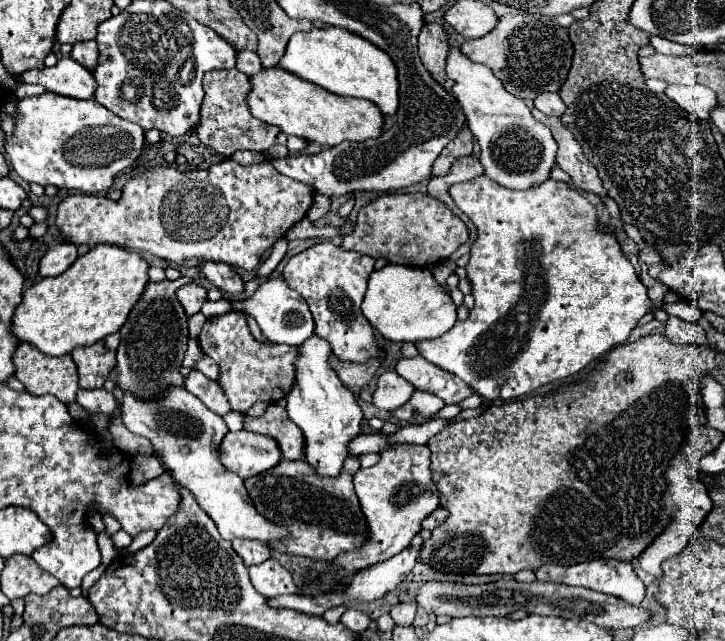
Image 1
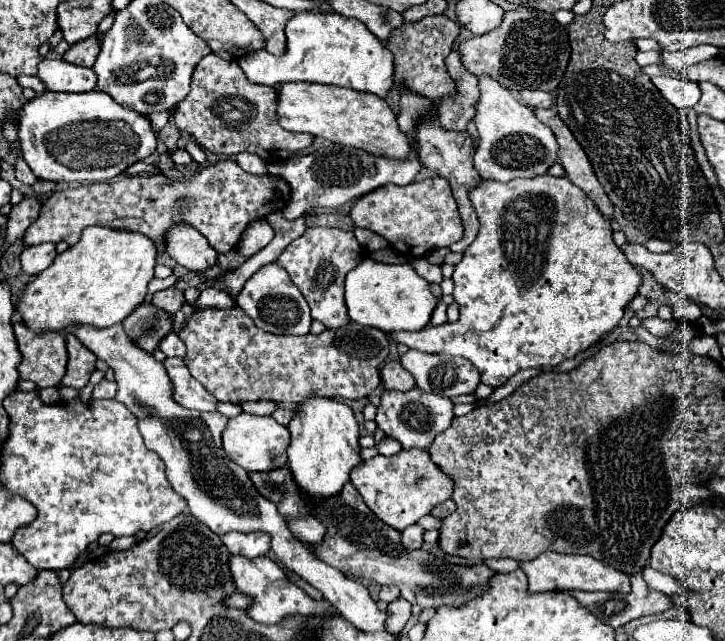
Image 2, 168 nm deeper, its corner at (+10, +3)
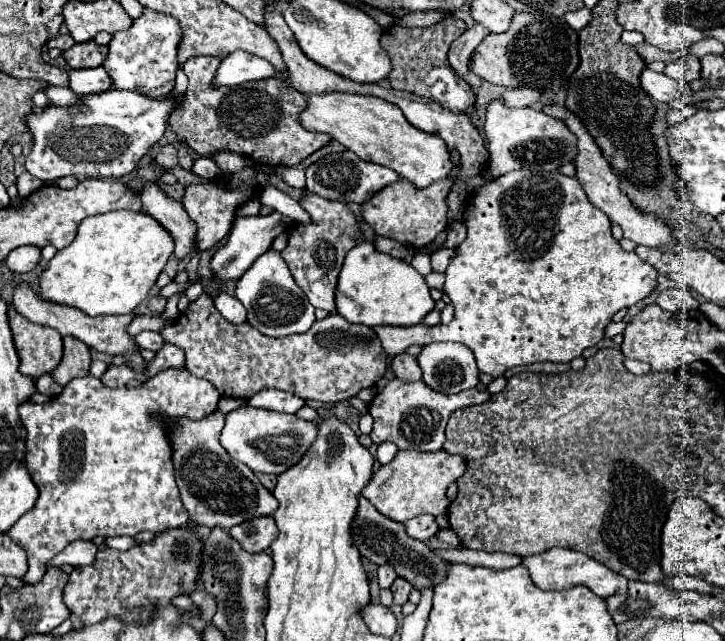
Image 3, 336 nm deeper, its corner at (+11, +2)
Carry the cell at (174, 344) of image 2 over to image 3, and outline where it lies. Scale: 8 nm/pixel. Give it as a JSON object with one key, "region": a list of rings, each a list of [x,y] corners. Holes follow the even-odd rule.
{"region":[[[142,331],[140,335],[136,335],[136,341],[138,341],[138,345],[142,349],[152,349],[152,351],[164,347],[164,343],[166,343],[164,337],[160,333],[156,333],[156,331]]]}

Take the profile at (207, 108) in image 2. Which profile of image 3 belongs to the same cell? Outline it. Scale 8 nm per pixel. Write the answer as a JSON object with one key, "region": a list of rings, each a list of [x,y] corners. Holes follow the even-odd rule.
{"region":[[[192,57],[182,69],[188,75],[188,91],[180,107],[172,111],[168,123],[176,135],[202,157],[220,151],[240,153],[254,163],[270,167],[294,167],[310,153],[324,147],[330,137],[310,133],[298,123],[298,115],[306,105],[306,97],[290,89],[282,77],[244,83],[238,87],[216,87],[212,79],[220,67],[218,57]]]}

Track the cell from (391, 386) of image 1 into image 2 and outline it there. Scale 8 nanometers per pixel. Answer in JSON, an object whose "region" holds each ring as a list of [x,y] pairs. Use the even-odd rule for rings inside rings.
{"region":[[[393,360],[393,362],[387,362],[385,368],[381,370],[381,380],[383,380],[383,386],[387,390],[411,390],[415,388],[415,380],[413,376],[401,366],[399,360]]]}

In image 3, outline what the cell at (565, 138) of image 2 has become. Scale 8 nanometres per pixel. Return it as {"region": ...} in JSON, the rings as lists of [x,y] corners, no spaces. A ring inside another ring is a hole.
{"region":[[[546,105],[544,113],[562,121],[568,129],[572,129],[572,133],[576,133],[578,139],[578,155],[574,157],[574,167],[576,167],[576,179],[580,181],[582,189],[586,191],[588,199],[592,205],[596,205],[598,209],[602,209],[612,223],[620,225],[624,231],[626,239],[632,239],[636,245],[646,245],[646,247],[662,247],[662,245],[670,245],[672,243],[672,229],[668,229],[660,219],[642,213],[640,209],[636,209],[628,197],[624,197],[624,193],[620,193],[618,189],[618,181],[616,177],[612,177],[612,169],[608,169],[608,161],[604,161],[600,149],[596,149],[596,143],[592,141],[592,137],[586,133],[584,125],[580,125],[580,119],[574,113],[568,113],[564,107],[560,105]]]}

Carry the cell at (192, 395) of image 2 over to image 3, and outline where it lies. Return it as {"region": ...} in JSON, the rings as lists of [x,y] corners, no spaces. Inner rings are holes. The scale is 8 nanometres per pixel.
{"region":[[[170,367],[136,387],[108,389],[100,379],[88,375],[68,383],[68,387],[64,387],[64,391],[50,403],[36,405],[32,401],[24,401],[18,407],[18,413],[28,433],[26,467],[40,491],[36,507],[25,513],[8,531],[8,537],[16,541],[28,555],[28,573],[24,581],[38,583],[46,573],[46,563],[64,547],[68,547],[72,541],[94,539],[98,535],[134,537],[140,531],[162,533],[166,529],[186,525],[188,511],[180,501],[180,493],[174,481],[168,437],[164,431],[160,431],[158,423],[150,421],[150,415],[162,413],[170,417],[202,419],[208,413],[216,411],[218,399],[220,395],[210,381],[190,375],[186,369]]]}

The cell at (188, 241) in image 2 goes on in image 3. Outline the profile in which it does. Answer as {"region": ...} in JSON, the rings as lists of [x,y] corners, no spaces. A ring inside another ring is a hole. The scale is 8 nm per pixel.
{"region":[[[146,185],[140,191],[144,211],[152,215],[174,239],[174,255],[188,257],[196,249],[196,223],[184,211],[182,203],[168,197],[158,185]]]}

